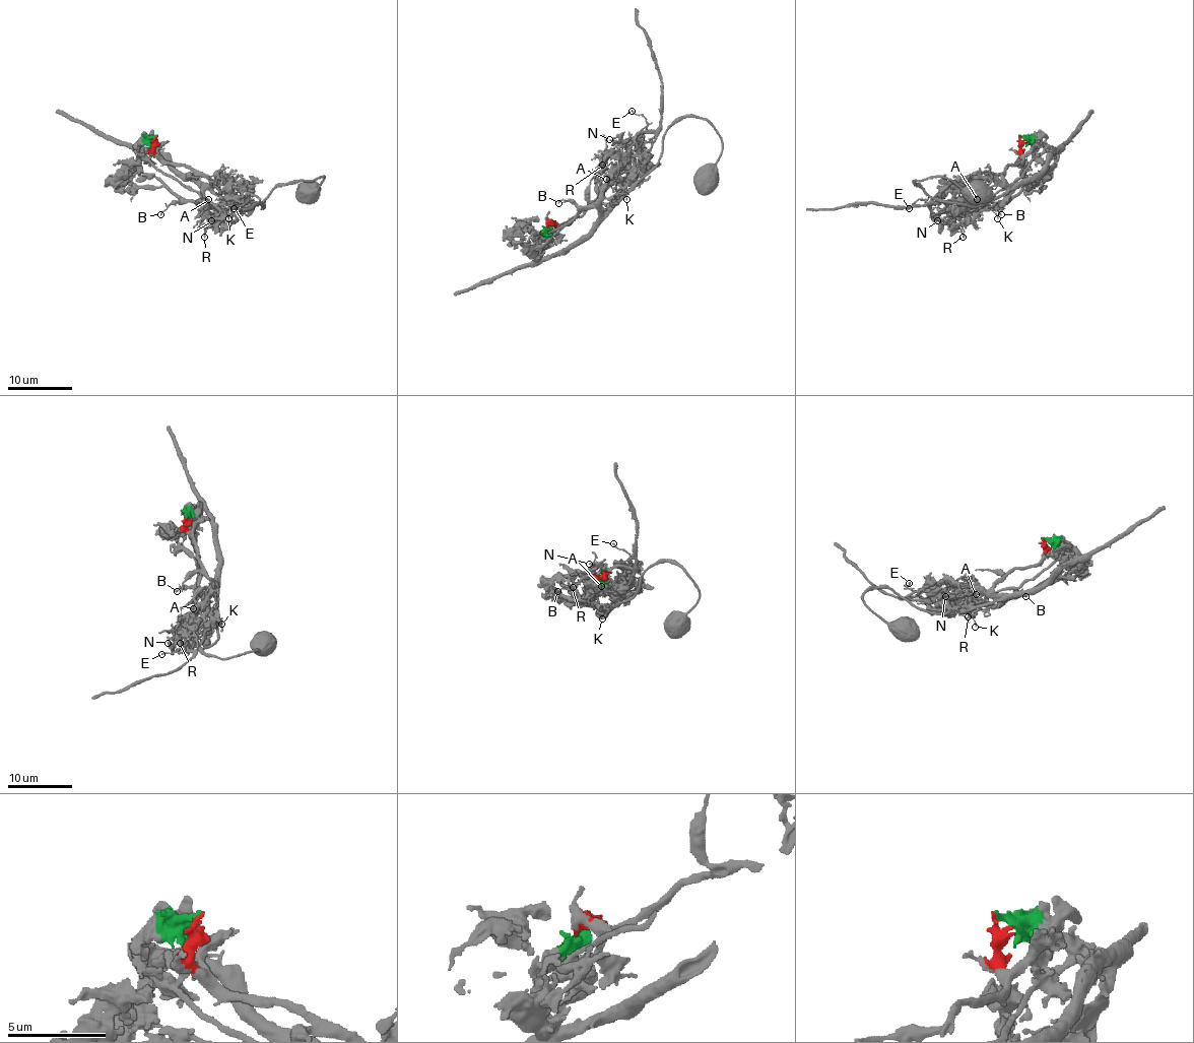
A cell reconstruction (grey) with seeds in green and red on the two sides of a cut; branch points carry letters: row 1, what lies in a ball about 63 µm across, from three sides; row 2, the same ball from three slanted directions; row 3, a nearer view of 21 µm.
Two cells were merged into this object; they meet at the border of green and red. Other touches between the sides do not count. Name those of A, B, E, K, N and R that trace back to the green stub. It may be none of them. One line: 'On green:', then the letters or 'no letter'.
On green: E, N, R

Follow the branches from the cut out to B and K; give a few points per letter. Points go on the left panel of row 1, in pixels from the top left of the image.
B: (155, 136), (153, 152), (161, 160), (193, 168), (209, 180), (197, 200), (174, 201), (160, 214)
K: (155, 136), (153, 152), (161, 160), (199, 171), (209, 180), (202, 204), (226, 209), (228, 219)

